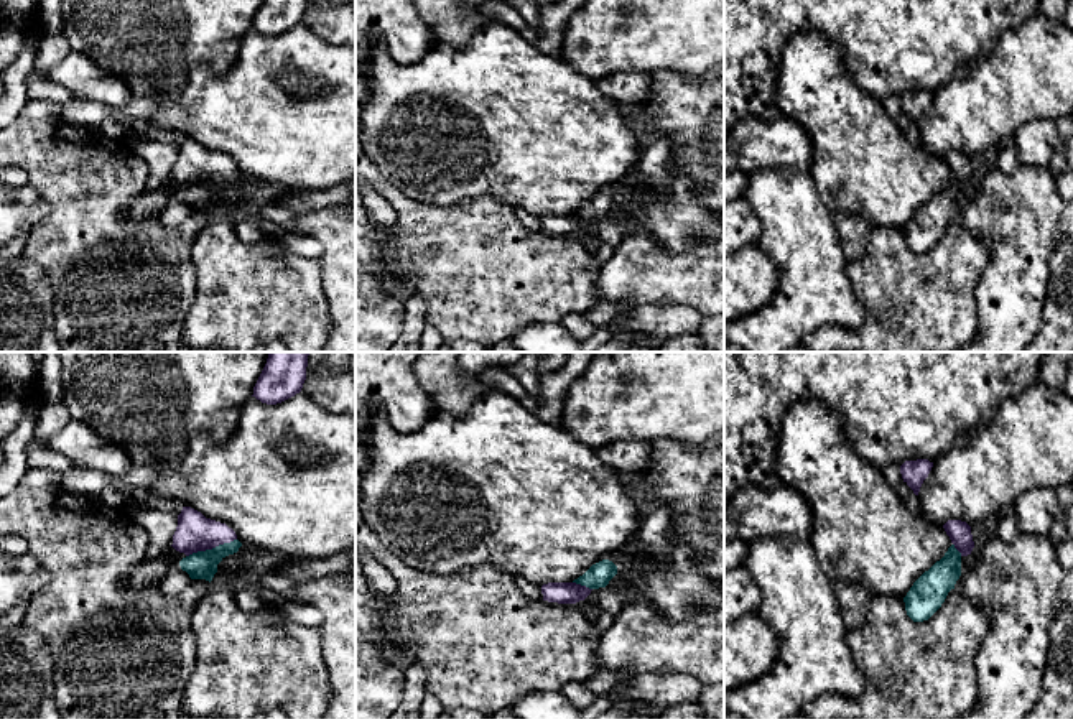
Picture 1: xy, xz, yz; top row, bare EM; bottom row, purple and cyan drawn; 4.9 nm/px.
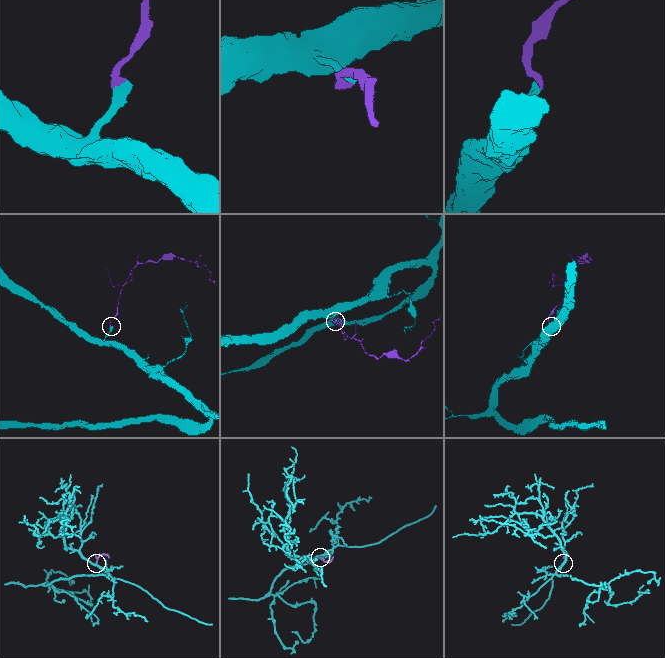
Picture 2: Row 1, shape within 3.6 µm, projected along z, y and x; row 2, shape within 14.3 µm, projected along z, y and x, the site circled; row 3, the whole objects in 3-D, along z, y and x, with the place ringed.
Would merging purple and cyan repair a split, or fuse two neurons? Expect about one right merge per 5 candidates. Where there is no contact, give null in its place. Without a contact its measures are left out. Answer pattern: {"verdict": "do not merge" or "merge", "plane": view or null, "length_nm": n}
{"verdict": "merge", "plane": "xy", "length_nm": 260}

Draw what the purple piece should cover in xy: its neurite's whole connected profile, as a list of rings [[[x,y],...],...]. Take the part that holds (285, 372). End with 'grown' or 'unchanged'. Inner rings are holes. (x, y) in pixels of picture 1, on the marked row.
[[[270,352],[252,397],[276,405],[300,393],[306,380],[308,355],[309,352]]] | unchanged

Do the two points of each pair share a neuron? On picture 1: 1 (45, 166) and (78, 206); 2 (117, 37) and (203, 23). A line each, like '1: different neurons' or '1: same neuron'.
1: same neuron
2: same neuron

